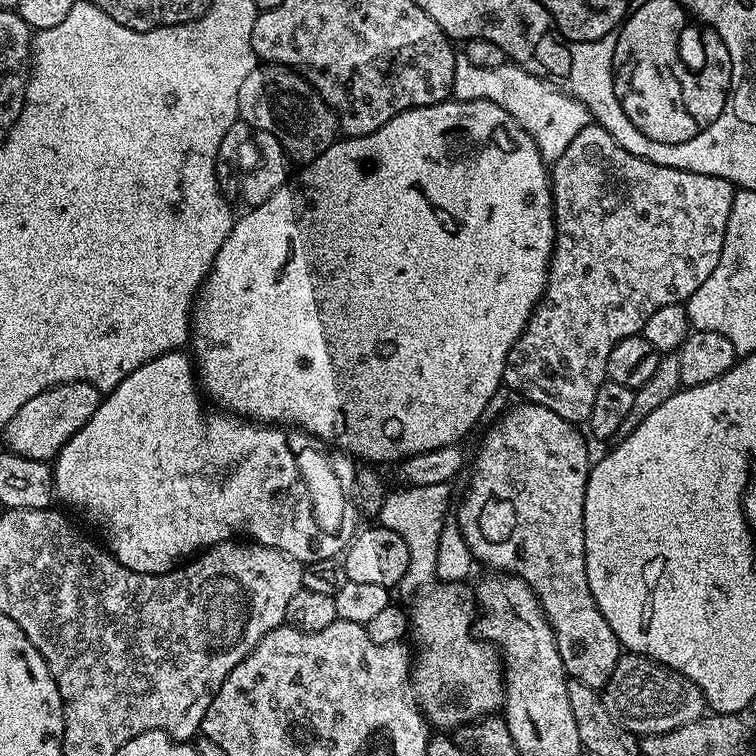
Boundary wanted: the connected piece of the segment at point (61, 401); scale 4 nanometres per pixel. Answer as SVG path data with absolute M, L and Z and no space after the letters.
M66 382L48 388L42 394L34 394L14 418L2 430L7 451L25 456L31 460L55 461L56 455L90 422L94 410L98 410L102 399L100 389L90 386L90 382Z

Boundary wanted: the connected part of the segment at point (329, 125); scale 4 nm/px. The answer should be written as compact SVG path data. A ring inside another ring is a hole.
M280 64L258 66L246 74L242 90L238 90L239 119L256 132L274 134L282 142L289 161L303 166L322 154L338 139L338 125L332 107L291 68Z

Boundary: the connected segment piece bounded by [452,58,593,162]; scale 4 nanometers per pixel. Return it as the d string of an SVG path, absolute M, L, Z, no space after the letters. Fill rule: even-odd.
M463 58L457 59L452 96L457 100L485 100L494 102L494 106L502 106L502 110L506 110L506 114L510 114L510 118L514 118L514 122L518 122L518 126L522 126L522 130L534 138L534 146L538 146L546 162L562 158L566 146L578 138L578 133L587 124L593 123L592 115L582 102L511 62L489 69L474 66L474 62Z

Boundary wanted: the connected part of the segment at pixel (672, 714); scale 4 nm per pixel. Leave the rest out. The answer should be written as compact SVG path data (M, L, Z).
M621 655L608 676L607 684L603 685L602 695L613 720L627 732L637 733L641 737L686 726L686 722L694 722L706 712L702 690L694 686L690 678L670 670L649 656Z

